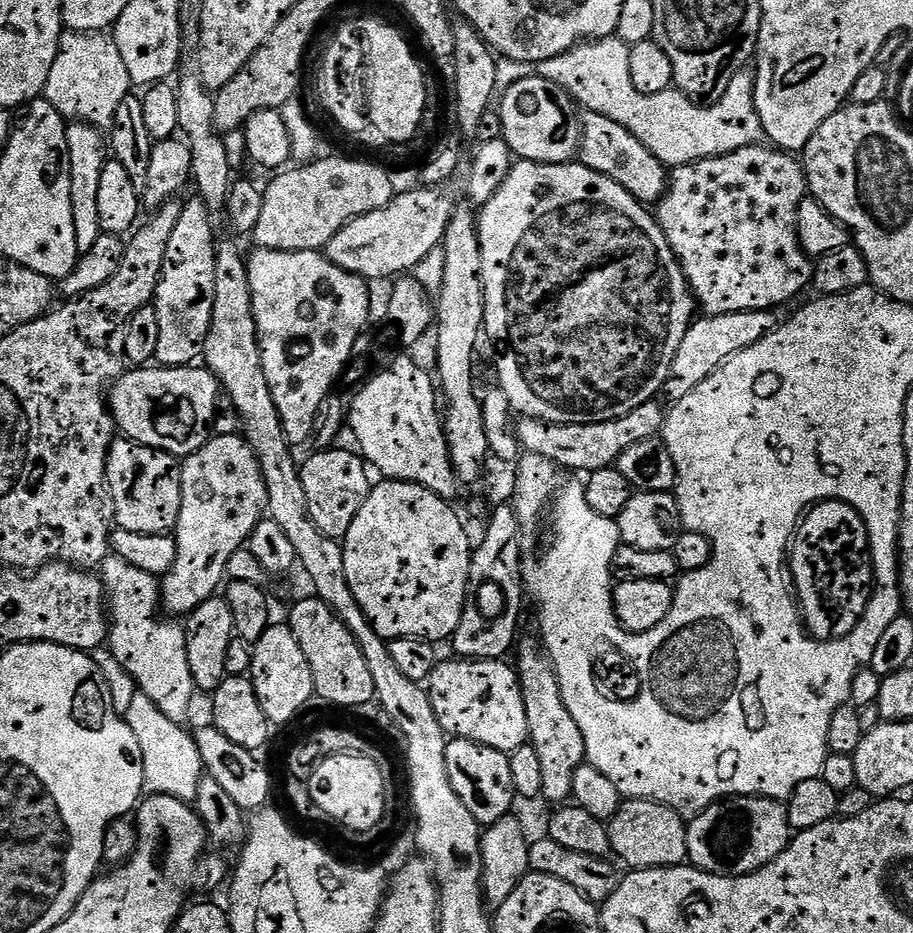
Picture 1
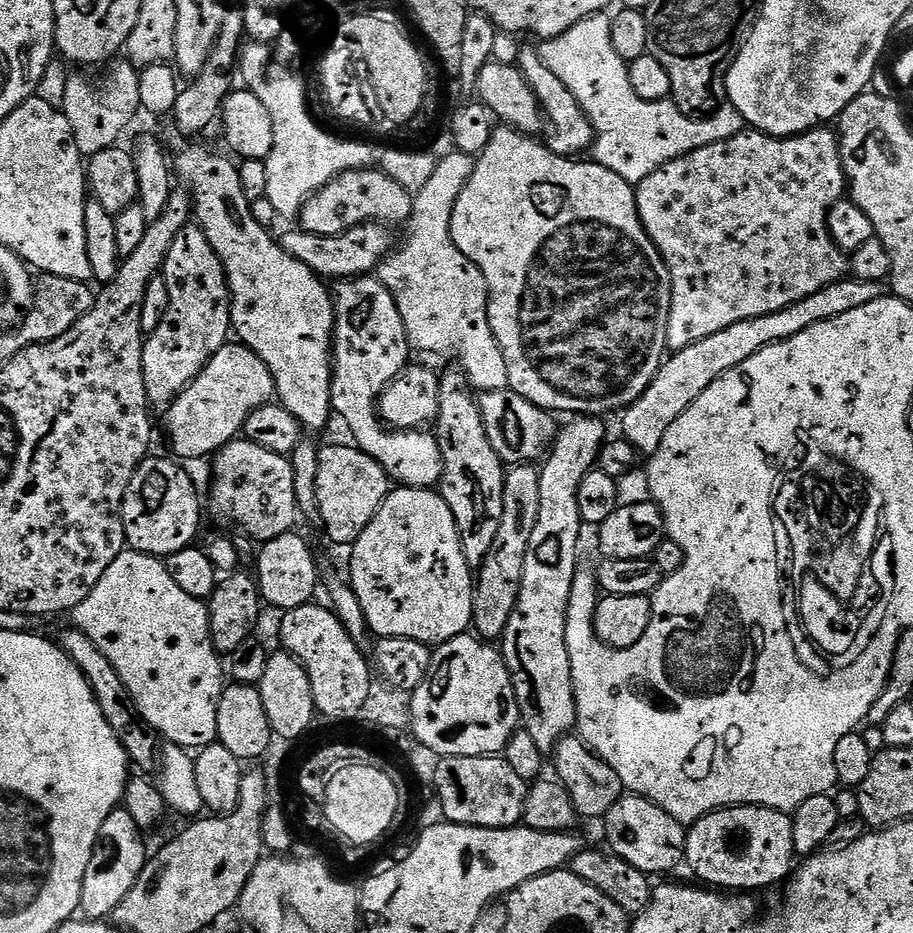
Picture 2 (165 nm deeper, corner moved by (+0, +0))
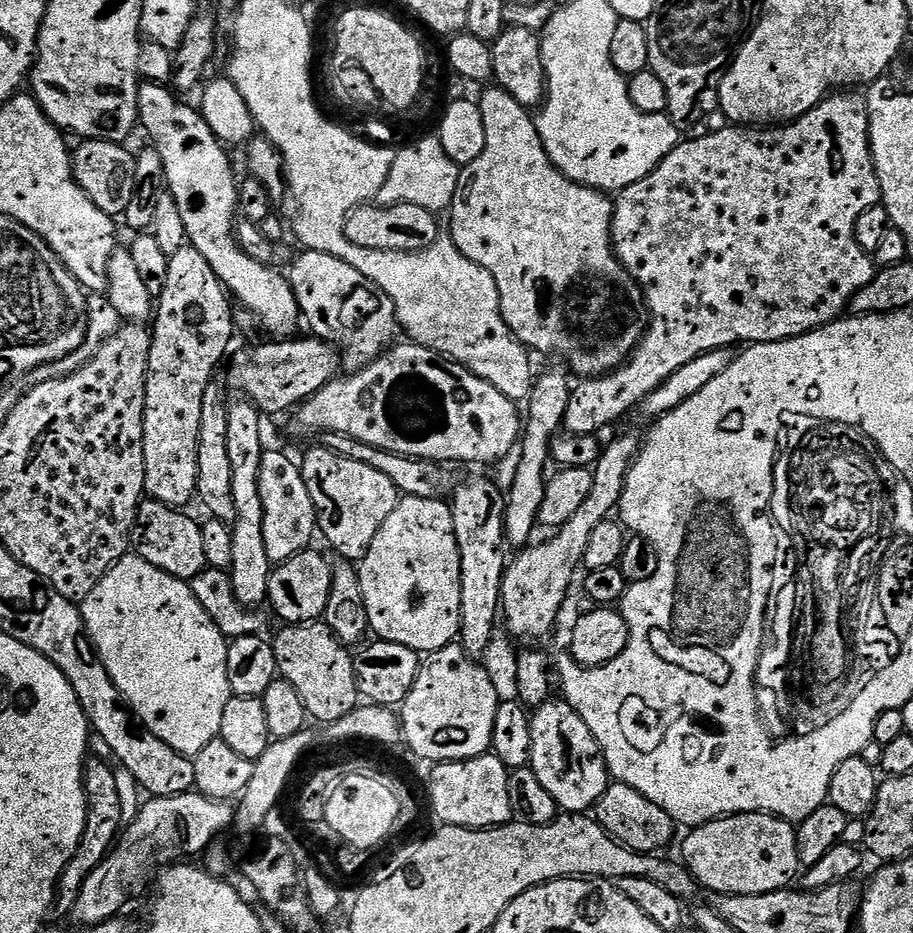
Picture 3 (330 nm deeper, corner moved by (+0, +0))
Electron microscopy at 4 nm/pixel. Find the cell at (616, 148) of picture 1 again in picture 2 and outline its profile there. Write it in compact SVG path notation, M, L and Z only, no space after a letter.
M521 47L518 67L522 78L526 78L530 90L536 95L540 111L544 113L548 149L559 156L583 157L591 149L592 141L596 138L596 131L593 130L590 118L582 110L582 106L578 106L574 94L570 94L570 90L566 90L564 83L550 71L550 66L542 62L539 51L535 47Z

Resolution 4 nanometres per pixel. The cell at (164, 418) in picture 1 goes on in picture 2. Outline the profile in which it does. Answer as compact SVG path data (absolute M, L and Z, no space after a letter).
M242 343L225 344L163 413L175 455L184 461L219 453L241 435L249 414L264 404L273 403L275 396L276 383L266 362Z

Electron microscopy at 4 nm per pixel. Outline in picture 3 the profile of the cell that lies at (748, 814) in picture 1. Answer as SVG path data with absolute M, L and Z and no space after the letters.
M744 812L740 816L721 816L709 824L698 824L684 840L682 863L697 885L708 892L720 892L724 896L745 896L746 894L770 894L783 892L788 884L801 871L796 845L796 829L787 820L779 816L768 816L764 812Z

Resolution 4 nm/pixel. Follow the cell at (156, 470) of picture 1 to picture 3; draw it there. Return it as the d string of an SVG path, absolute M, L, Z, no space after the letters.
M151 498L145 499L136 512L134 552L146 562L150 562L150 566L158 566L158 570L162 570L174 578L191 582L199 572L208 567L208 559L202 543L202 527L199 523L195 524L186 513L187 511L172 508L169 504L163 504Z

